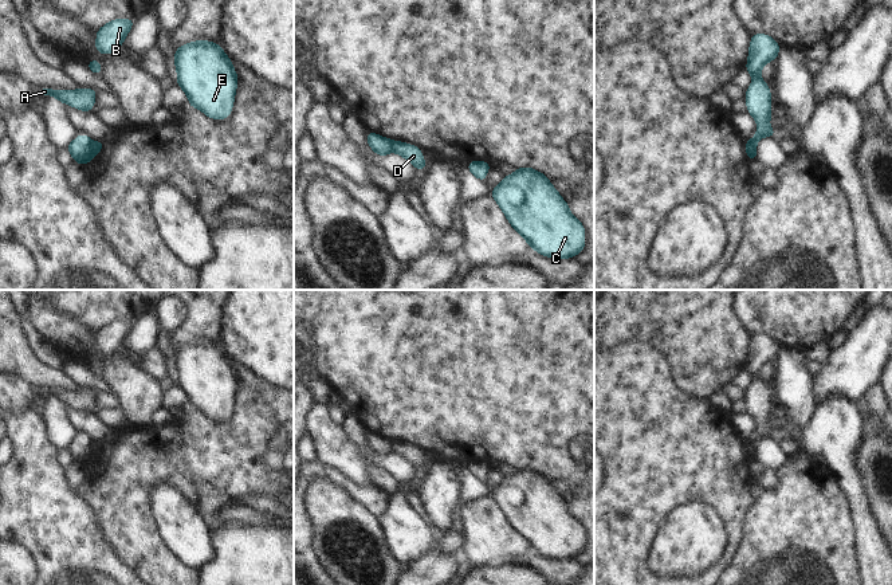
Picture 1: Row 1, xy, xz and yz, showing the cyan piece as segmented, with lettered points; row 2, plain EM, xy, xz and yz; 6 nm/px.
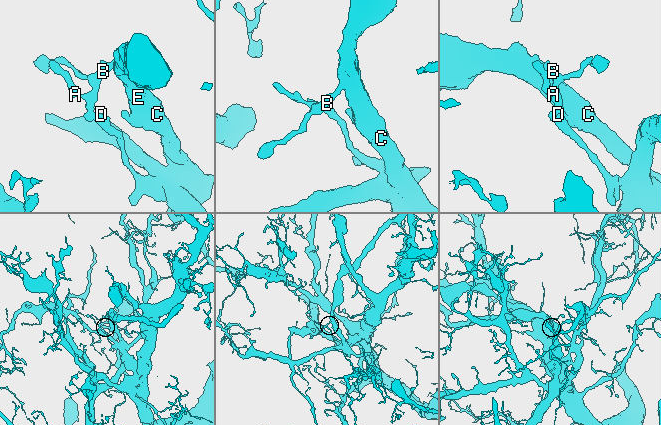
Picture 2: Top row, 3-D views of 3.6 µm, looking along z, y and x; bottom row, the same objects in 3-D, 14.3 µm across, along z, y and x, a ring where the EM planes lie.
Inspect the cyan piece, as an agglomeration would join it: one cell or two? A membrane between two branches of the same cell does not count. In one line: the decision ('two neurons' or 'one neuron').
two neurons

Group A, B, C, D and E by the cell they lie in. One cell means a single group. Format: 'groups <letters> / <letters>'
groups A B C E / D

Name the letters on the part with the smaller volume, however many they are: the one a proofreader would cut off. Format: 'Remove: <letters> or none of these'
Remove: A, B, C, E

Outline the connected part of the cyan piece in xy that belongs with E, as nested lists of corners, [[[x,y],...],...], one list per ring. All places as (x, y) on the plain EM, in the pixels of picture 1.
[[[196,341],[174,352],[177,385],[189,398],[188,407],[212,420],[231,416],[239,378],[233,364],[217,345]]]

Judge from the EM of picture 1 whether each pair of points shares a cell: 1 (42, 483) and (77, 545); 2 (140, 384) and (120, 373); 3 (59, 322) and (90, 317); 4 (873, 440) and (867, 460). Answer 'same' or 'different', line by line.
1: same
2: same
3: different
4: same

